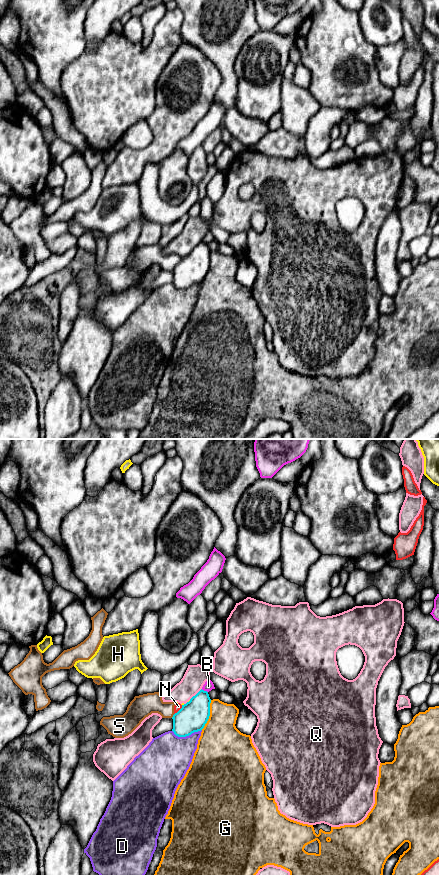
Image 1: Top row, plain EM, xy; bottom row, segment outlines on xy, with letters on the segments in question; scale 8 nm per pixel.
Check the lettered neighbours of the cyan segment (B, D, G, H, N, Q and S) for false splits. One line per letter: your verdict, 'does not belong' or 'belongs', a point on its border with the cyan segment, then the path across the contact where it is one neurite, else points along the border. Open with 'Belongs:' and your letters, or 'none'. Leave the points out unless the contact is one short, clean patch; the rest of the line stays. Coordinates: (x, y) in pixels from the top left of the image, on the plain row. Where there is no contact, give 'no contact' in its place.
Belongs: none
B: does not belong; contact xy (203, 242)
D: does not belong; contact xy (186, 287)
G: does not belong; contact xy (209, 267)
H: does not belong; contact xy (189, 253)
N: does not belong; contact xy (179, 262)
Q: does not belong; contact xy (196, 246)
S: does not belong; contact xy (173, 268); border xy (174, 266), (171, 269)

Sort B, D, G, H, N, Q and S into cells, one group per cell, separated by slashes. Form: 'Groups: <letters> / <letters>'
Groups: B / D / G / H / N S / Q

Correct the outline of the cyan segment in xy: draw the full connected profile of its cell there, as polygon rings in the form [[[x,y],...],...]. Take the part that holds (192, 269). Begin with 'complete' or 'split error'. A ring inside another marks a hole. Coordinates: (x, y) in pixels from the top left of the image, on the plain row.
complete; [[[200,242],[189,254],[173,267],[172,283],[178,289],[186,289],[201,283],[210,268],[211,251],[207,243]]]

